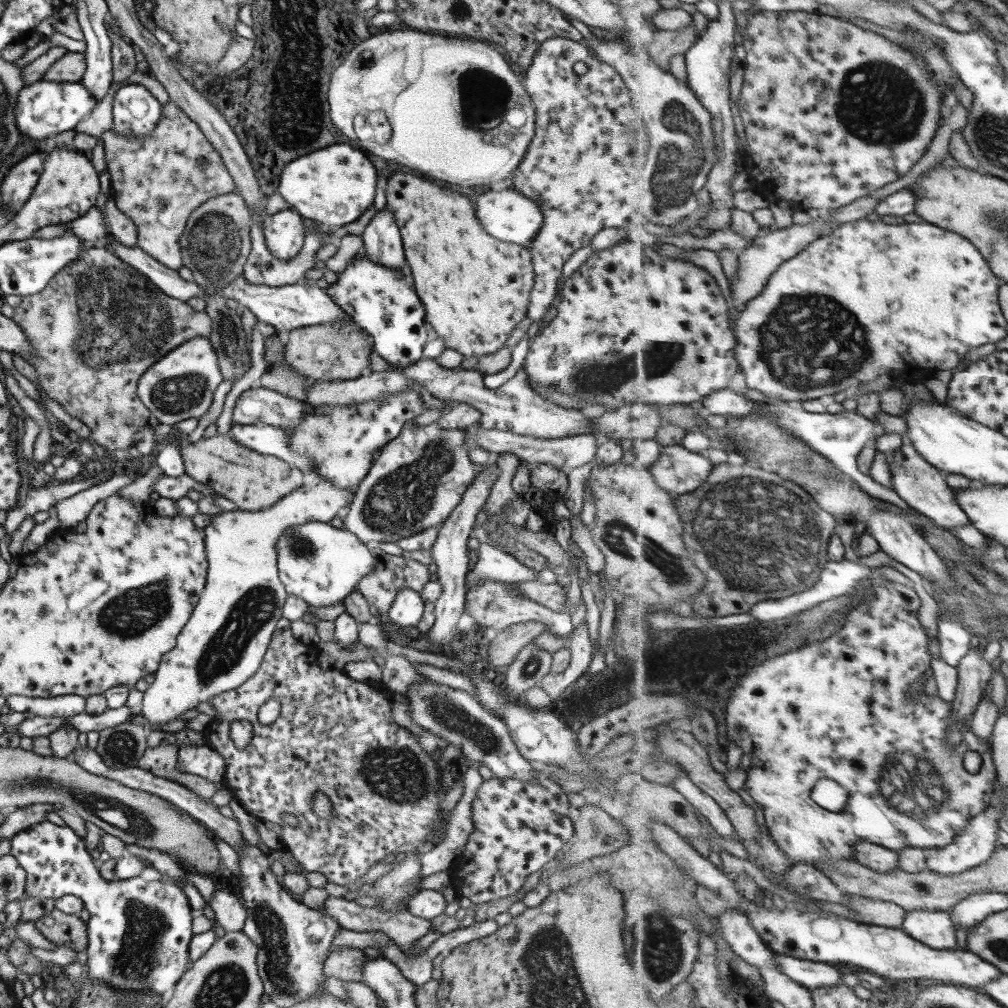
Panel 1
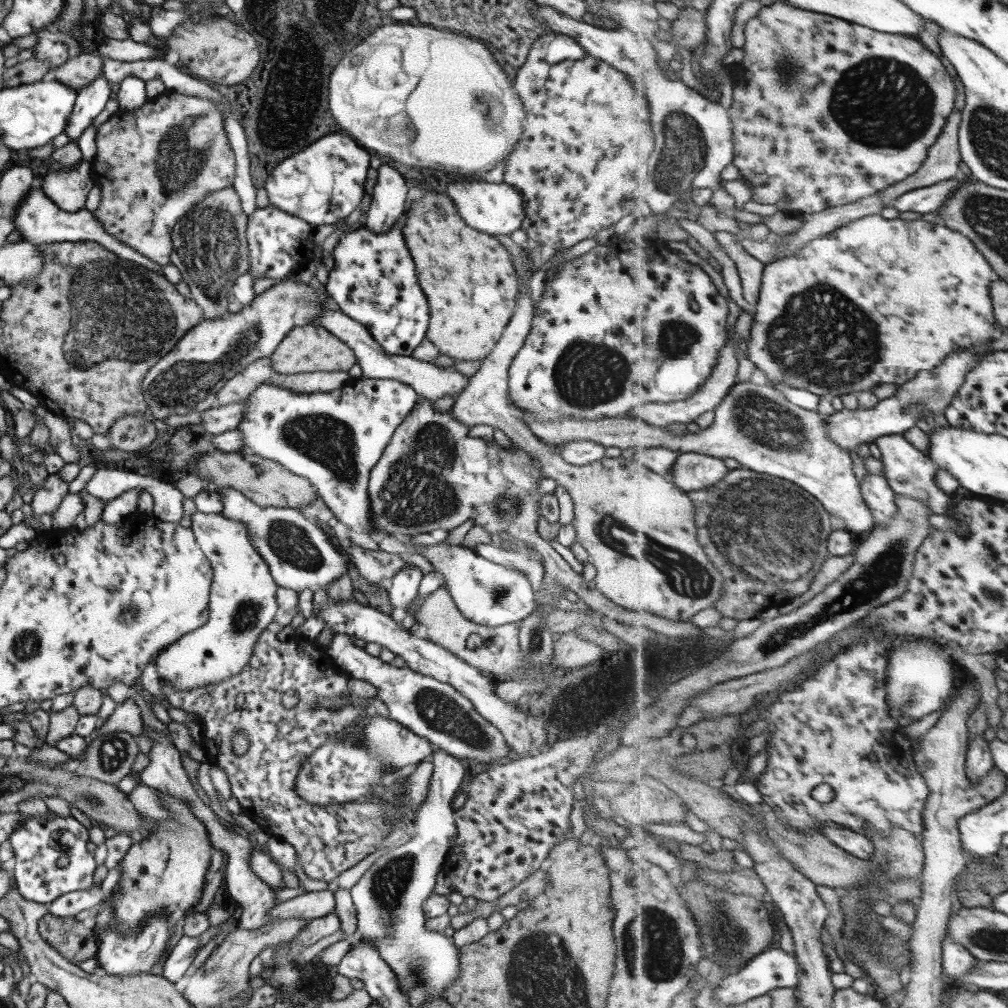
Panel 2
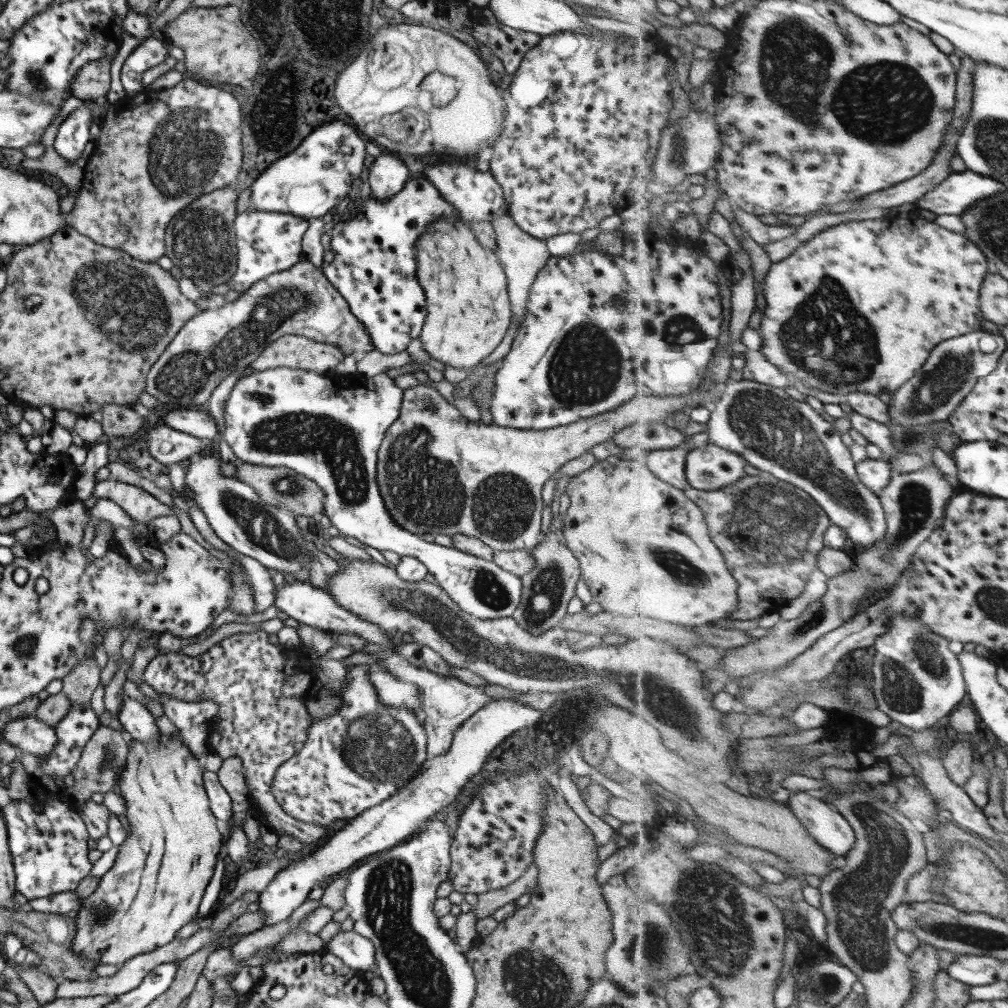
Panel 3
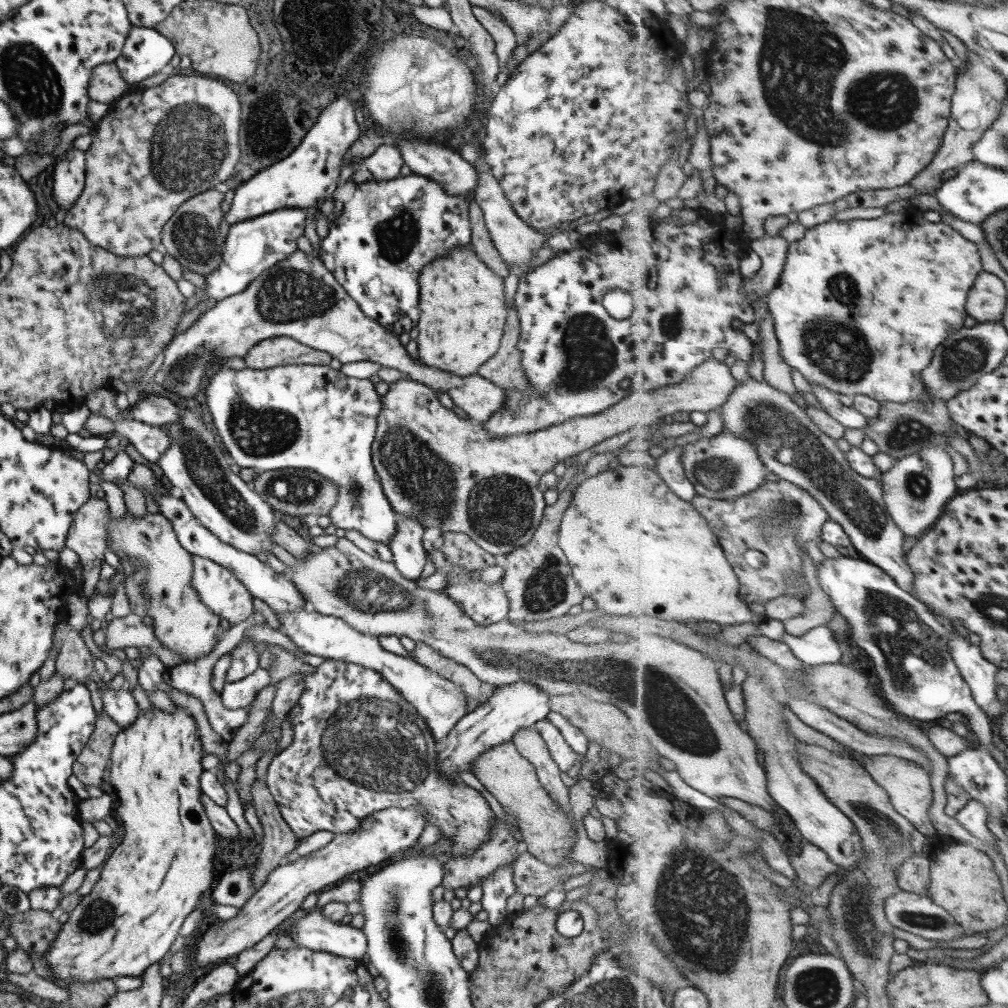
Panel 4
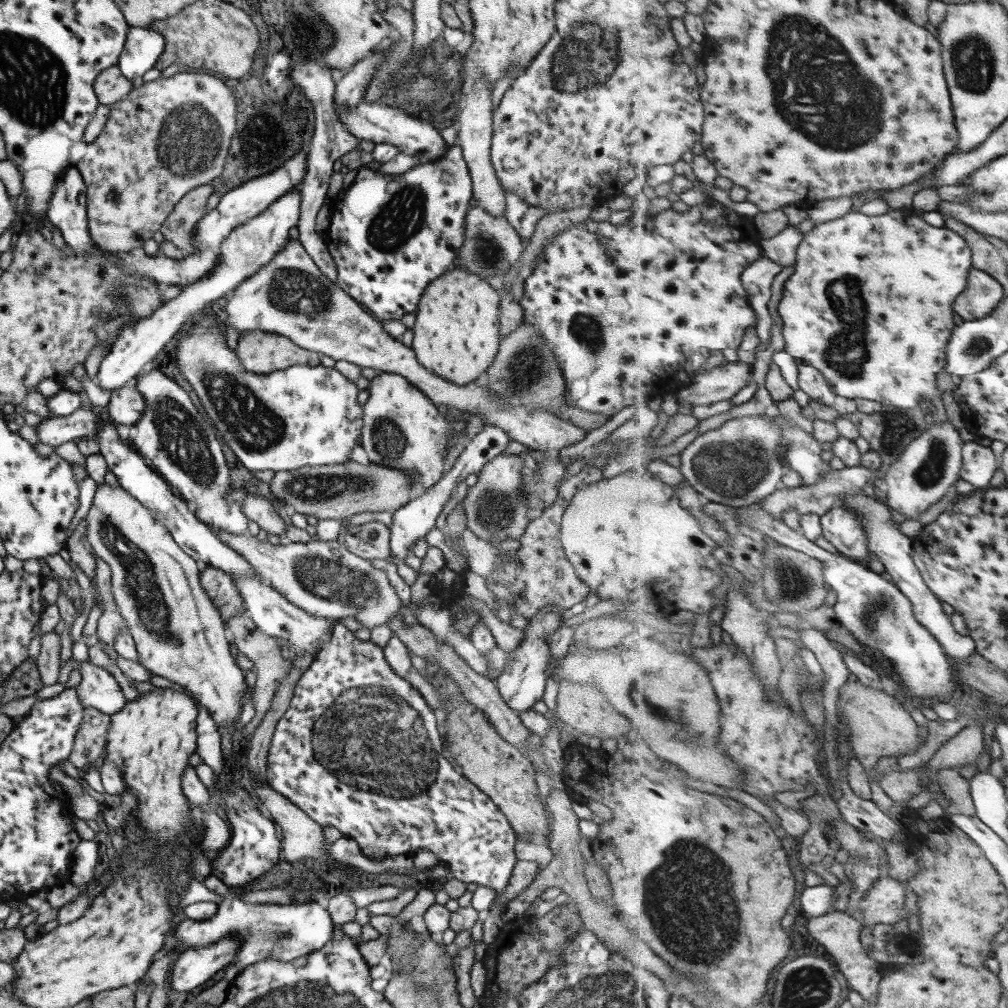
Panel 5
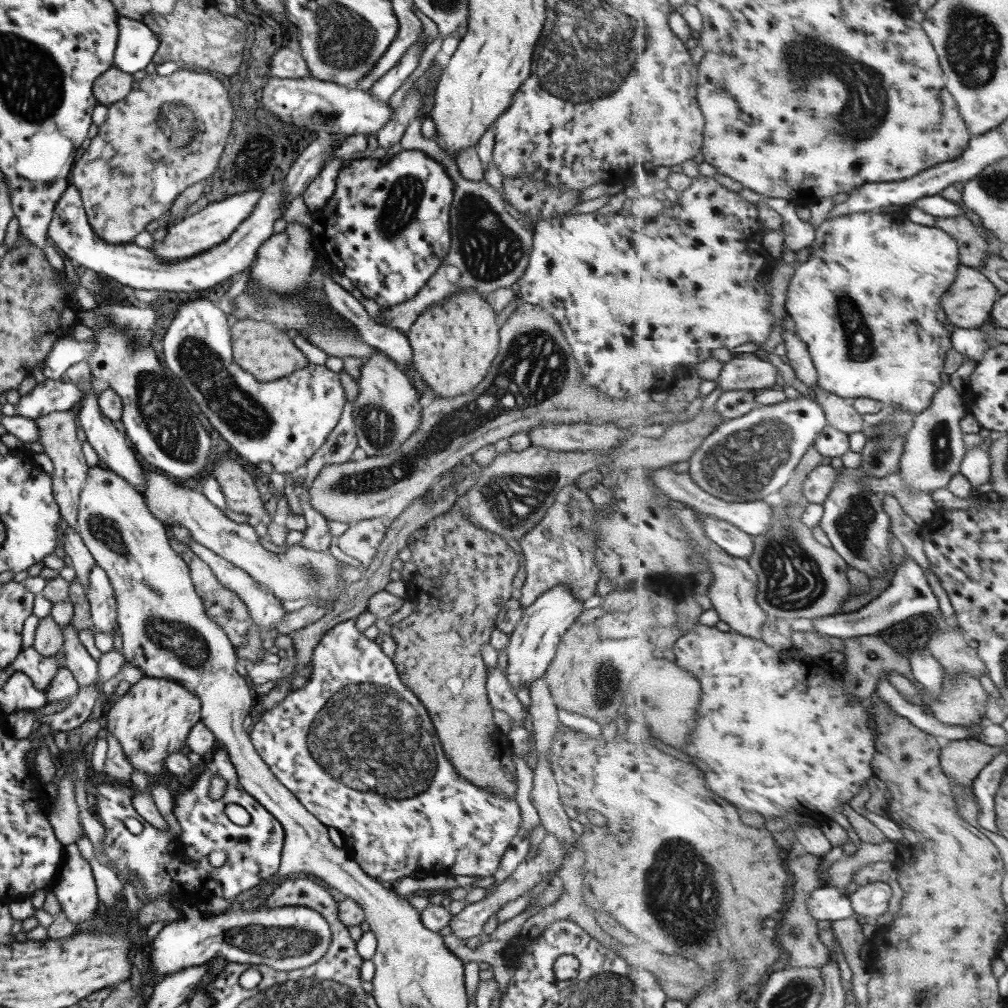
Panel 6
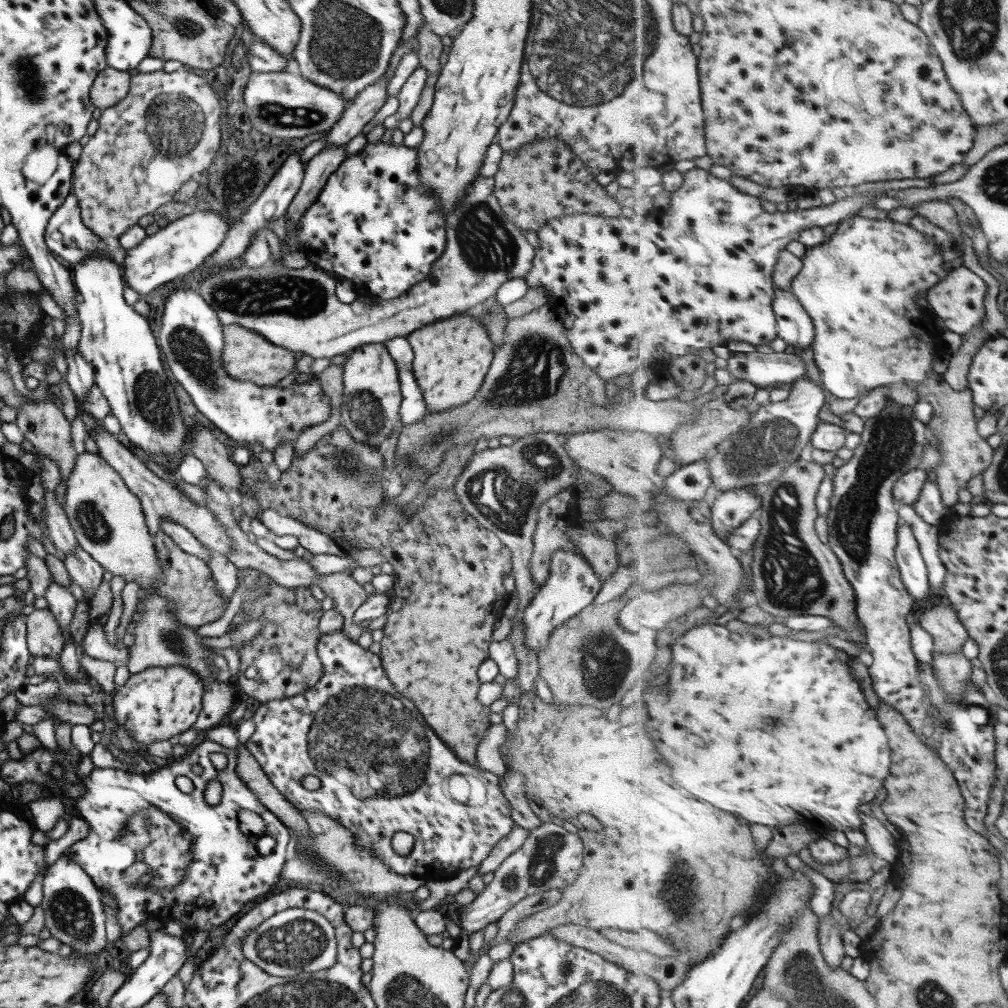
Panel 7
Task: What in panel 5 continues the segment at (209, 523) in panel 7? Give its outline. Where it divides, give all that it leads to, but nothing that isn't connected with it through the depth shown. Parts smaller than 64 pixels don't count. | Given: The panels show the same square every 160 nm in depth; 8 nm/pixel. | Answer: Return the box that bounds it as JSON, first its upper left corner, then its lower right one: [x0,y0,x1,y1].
[210,527,399,630]

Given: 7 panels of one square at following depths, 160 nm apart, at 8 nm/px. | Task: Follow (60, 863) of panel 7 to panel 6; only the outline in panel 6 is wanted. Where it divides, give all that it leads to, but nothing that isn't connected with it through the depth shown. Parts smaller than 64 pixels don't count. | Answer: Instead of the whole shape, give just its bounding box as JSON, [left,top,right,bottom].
[51,844,98,924]

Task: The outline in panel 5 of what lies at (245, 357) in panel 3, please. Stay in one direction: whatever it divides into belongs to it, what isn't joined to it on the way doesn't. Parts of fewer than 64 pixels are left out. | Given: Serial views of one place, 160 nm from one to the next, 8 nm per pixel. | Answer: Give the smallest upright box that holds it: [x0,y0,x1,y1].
[223,239,586,451]

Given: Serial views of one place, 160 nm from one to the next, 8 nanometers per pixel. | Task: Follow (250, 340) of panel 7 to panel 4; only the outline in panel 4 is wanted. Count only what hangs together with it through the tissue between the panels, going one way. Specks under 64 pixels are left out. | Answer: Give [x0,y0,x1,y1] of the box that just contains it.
[243,337,330,370]

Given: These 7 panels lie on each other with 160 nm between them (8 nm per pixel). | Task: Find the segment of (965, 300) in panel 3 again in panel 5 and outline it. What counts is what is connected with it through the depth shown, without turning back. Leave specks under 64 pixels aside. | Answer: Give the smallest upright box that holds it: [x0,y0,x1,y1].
[778,209,1000,488]

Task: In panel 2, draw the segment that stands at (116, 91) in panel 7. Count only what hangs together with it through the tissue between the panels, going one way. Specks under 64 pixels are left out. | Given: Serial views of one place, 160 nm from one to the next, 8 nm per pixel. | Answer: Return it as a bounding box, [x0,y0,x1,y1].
[48,52,102,90]

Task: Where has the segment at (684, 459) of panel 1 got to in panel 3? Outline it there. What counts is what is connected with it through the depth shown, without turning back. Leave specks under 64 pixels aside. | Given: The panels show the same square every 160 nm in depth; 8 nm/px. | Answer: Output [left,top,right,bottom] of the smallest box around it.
[686,442,747,491]

